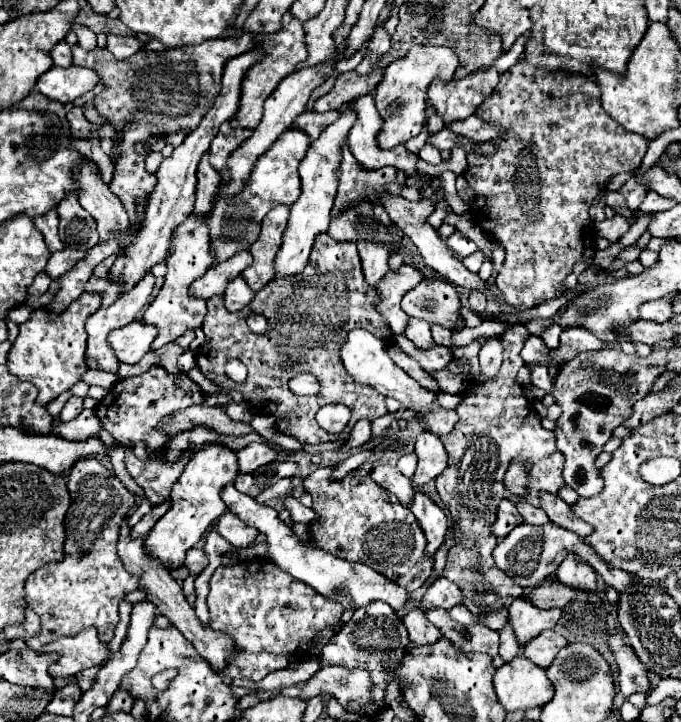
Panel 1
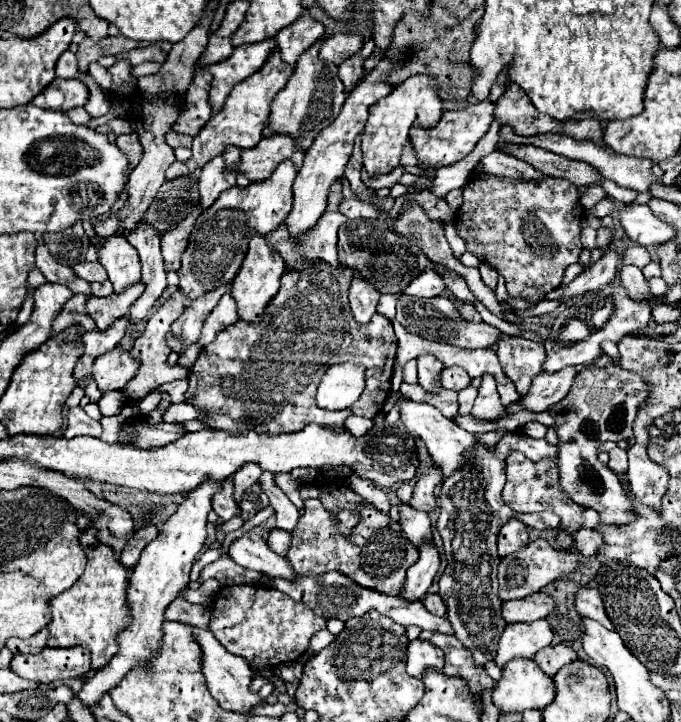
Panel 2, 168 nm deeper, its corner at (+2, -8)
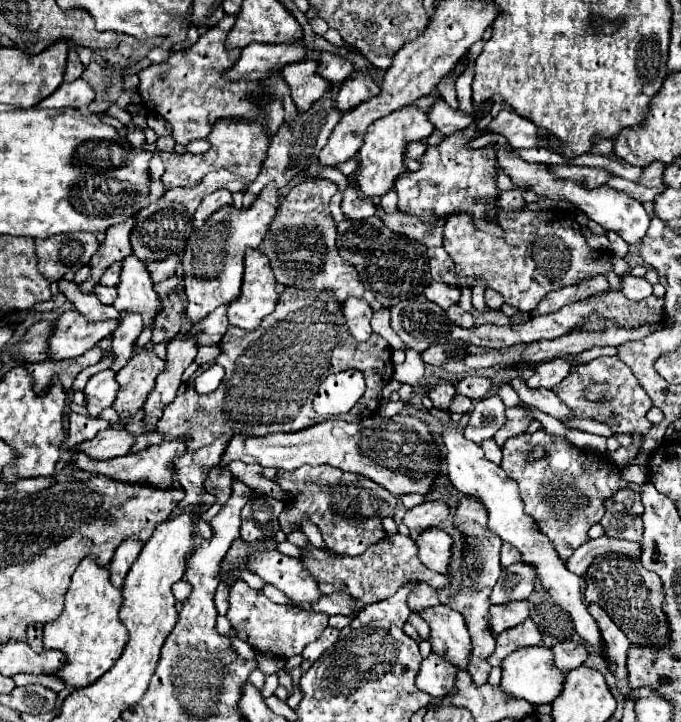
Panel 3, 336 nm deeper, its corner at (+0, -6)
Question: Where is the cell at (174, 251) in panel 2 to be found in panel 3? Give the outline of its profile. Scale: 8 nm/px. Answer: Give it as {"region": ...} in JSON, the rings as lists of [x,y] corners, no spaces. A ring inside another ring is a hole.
{"region":[[[170,254],[166,256],[164,260],[158,260],[158,262],[148,262],[146,268],[152,276],[152,282],[162,282],[170,276],[176,276],[176,268],[180,264],[180,256],[178,254]]]}

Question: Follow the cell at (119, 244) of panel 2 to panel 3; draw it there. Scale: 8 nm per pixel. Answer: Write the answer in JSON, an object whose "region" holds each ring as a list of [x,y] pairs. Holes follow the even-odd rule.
{"region":[[[128,254],[122,260],[120,282],[116,288],[118,288],[118,298],[114,302],[114,308],[140,312],[144,316],[144,326],[148,326],[160,302],[152,288],[146,264],[142,264],[142,260],[136,254]]]}

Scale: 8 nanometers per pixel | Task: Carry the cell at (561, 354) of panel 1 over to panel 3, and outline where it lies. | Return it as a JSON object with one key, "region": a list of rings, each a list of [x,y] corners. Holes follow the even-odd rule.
{"region":[[[524,406],[506,408],[506,424],[494,434],[496,444],[502,446],[502,442],[506,442],[506,438],[512,438],[512,436],[520,436],[520,434],[524,434],[532,420],[534,420],[534,418],[530,416],[530,410],[524,408]]]}

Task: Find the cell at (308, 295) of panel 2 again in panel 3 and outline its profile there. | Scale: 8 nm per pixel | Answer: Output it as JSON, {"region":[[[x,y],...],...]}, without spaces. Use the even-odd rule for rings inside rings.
{"region":[[[286,286],[276,310],[256,330],[246,332],[230,326],[218,346],[220,356],[212,364],[220,364],[226,370],[218,390],[198,394],[190,380],[188,390],[182,394],[184,400],[166,404],[158,420],[158,430],[164,432],[164,440],[186,438],[188,450],[176,462],[178,482],[186,494],[180,508],[200,514],[216,502],[212,494],[204,492],[204,478],[220,462],[222,450],[234,434],[296,432],[314,426],[318,422],[318,414],[312,410],[312,400],[318,390],[316,382],[346,366],[358,366],[366,372],[366,402],[372,414],[380,406],[382,388],[394,374],[390,344],[380,334],[372,334],[366,342],[354,342],[346,326],[342,302],[334,298],[332,290],[318,292]]]}

